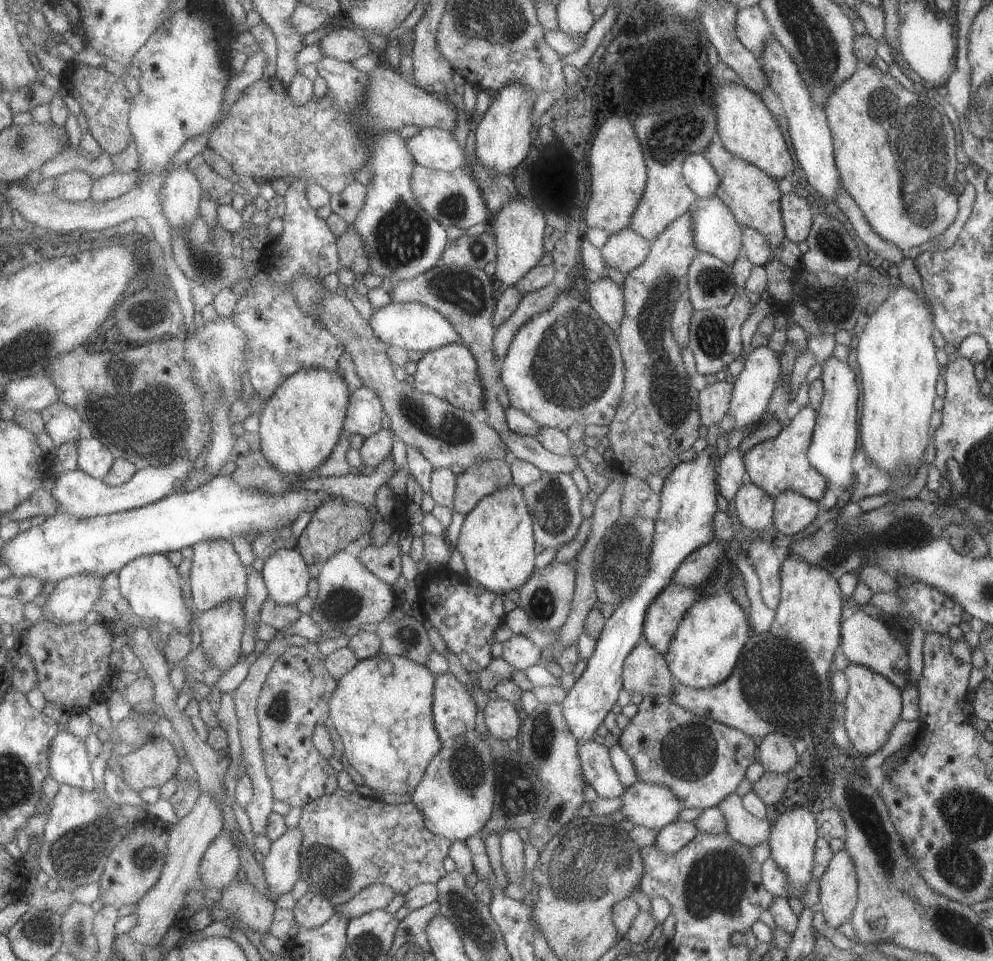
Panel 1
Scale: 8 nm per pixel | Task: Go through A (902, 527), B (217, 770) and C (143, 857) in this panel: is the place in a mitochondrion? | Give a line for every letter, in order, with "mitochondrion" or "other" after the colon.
A: mitochondrion
B: other
C: mitochondrion

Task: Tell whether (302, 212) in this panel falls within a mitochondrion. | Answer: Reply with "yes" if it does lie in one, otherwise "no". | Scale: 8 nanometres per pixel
no

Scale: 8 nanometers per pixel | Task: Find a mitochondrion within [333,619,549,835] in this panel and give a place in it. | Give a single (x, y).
(519, 794)

